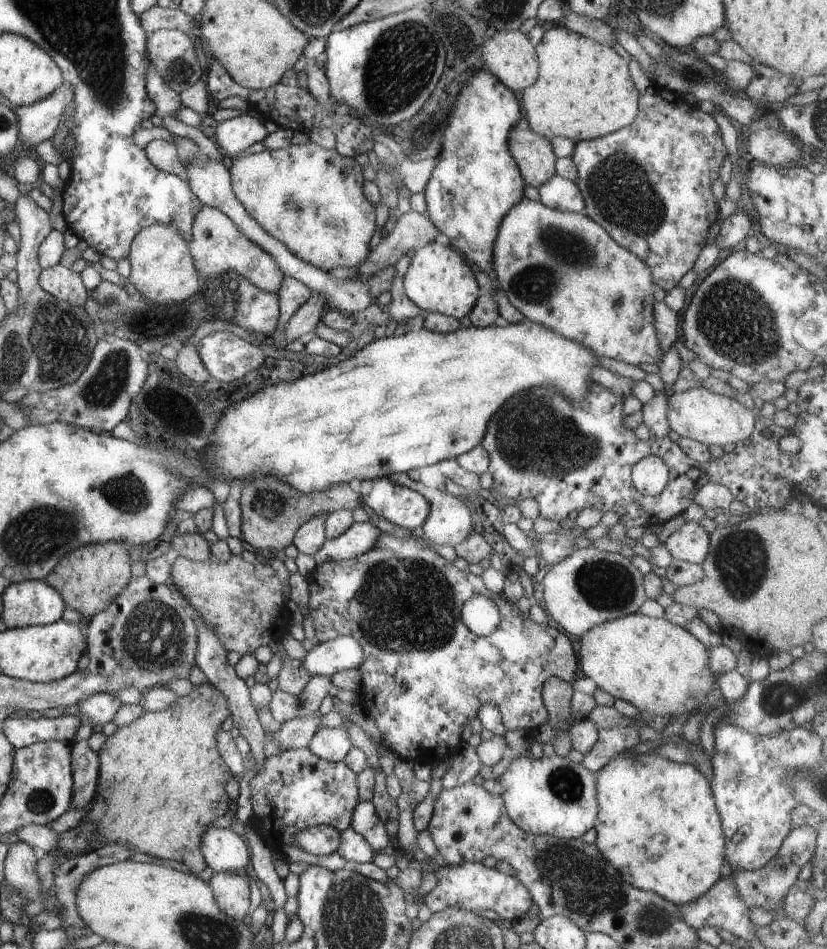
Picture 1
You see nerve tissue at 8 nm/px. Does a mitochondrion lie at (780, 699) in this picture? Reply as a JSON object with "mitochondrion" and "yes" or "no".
{"mitochondrion":"yes"}

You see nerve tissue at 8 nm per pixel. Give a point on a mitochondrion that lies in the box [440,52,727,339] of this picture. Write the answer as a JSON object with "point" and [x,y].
{"point":[566,256]}

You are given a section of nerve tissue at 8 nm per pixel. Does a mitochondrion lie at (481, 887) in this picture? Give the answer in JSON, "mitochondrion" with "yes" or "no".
{"mitochondrion":"no"}

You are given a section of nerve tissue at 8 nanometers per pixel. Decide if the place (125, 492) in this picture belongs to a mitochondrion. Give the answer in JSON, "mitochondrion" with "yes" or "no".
{"mitochondrion":"yes"}

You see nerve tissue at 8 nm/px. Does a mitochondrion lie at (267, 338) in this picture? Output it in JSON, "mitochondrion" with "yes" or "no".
{"mitochondrion":"no"}

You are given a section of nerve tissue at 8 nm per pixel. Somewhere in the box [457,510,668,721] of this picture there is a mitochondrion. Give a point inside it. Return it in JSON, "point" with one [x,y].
{"point":[606,585]}

